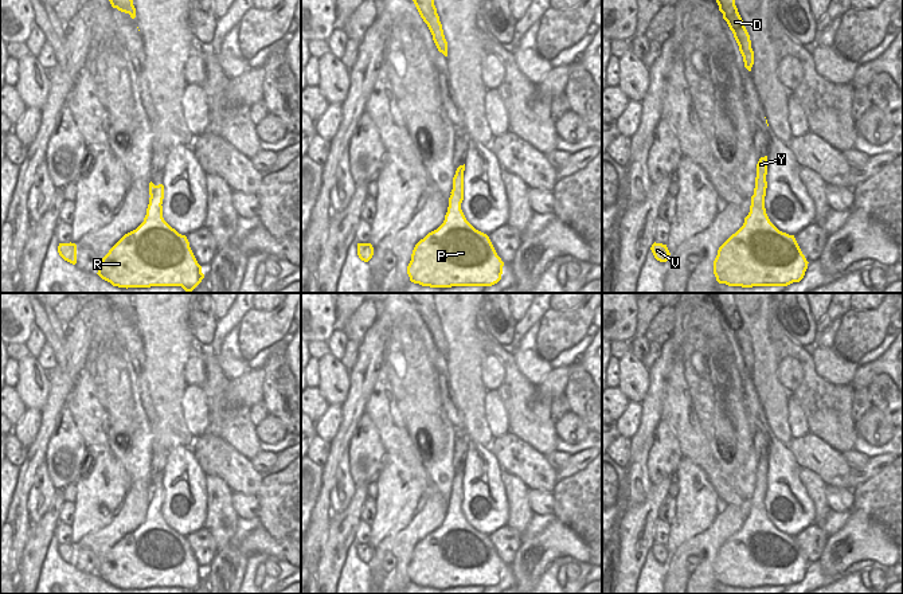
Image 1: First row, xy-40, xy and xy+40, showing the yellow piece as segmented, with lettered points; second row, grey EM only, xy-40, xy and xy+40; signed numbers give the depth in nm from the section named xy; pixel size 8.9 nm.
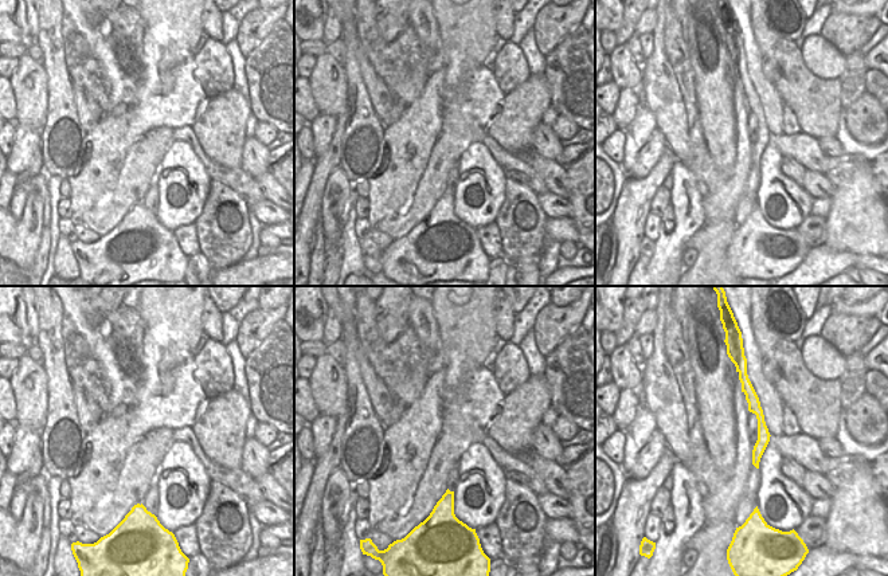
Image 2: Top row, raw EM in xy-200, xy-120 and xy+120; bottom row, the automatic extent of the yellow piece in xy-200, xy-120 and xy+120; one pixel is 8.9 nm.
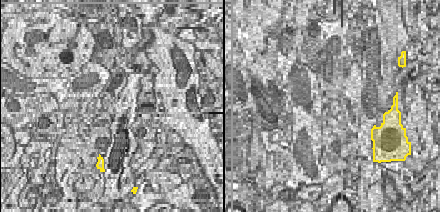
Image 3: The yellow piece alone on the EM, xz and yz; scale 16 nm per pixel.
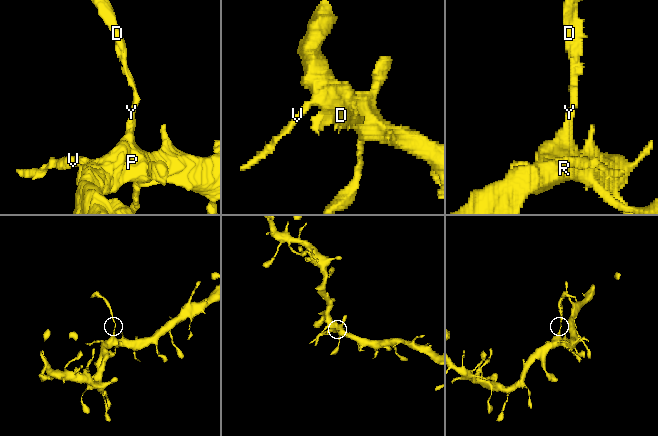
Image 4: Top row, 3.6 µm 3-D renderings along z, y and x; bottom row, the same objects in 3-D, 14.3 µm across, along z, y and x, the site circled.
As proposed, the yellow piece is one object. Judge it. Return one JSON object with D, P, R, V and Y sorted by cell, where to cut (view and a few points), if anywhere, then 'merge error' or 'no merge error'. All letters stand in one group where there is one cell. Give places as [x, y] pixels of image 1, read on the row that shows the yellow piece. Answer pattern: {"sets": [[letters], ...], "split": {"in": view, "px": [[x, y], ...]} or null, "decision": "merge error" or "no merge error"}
{"sets": [["D", "Y"], ["P", "R", "V"]], "split": {"in": "xy+40", "px": [[754, 194], [762, 210]]}, "decision": "merge error"}

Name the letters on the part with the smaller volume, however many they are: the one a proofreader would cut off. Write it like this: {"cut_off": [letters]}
{"cut_off": ["D", "Y"]}

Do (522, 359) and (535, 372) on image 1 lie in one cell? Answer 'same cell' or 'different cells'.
same cell

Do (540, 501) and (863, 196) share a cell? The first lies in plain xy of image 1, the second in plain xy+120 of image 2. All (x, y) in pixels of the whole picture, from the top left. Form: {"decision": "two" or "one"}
{"decision": "two"}

